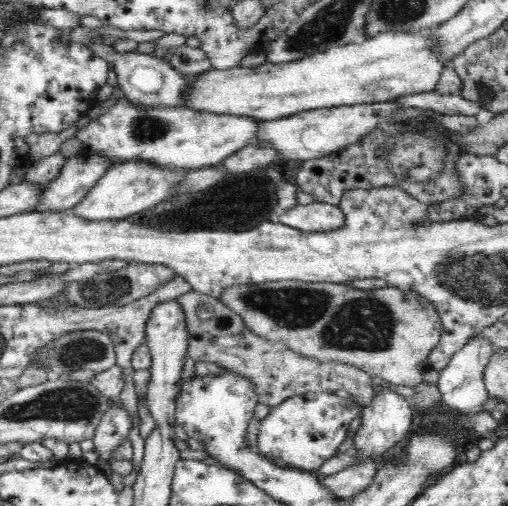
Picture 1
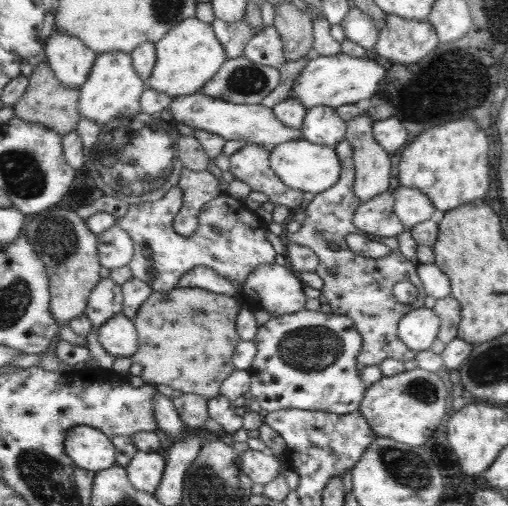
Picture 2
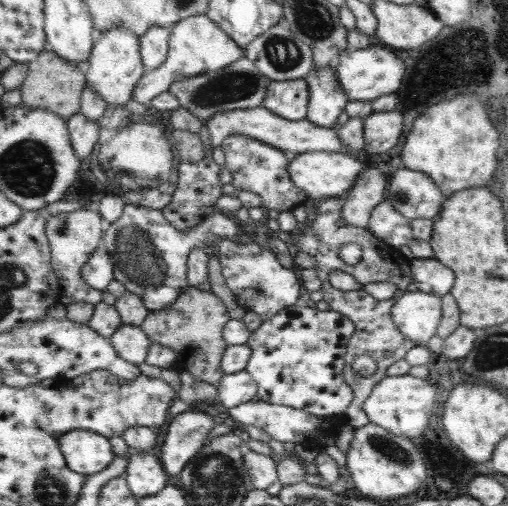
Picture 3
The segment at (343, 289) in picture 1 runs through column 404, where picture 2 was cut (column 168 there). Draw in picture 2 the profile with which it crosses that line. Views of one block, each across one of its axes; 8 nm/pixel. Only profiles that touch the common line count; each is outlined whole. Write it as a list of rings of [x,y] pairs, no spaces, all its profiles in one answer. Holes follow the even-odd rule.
[[[174,288],[166,292],[152,291],[146,302],[138,308],[133,322],[137,330],[139,347],[131,357],[142,366],[142,380],[146,384],[166,385],[176,393],[197,394],[205,399],[220,393],[222,382],[234,372],[232,357],[240,342],[236,332],[236,316],[241,306],[234,297],[217,294],[202,288]]]

